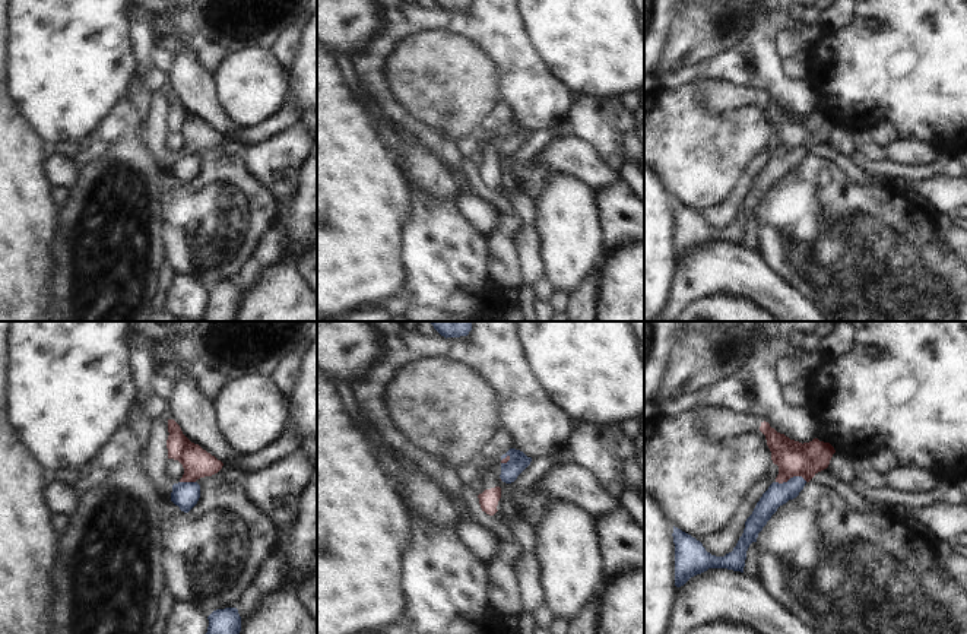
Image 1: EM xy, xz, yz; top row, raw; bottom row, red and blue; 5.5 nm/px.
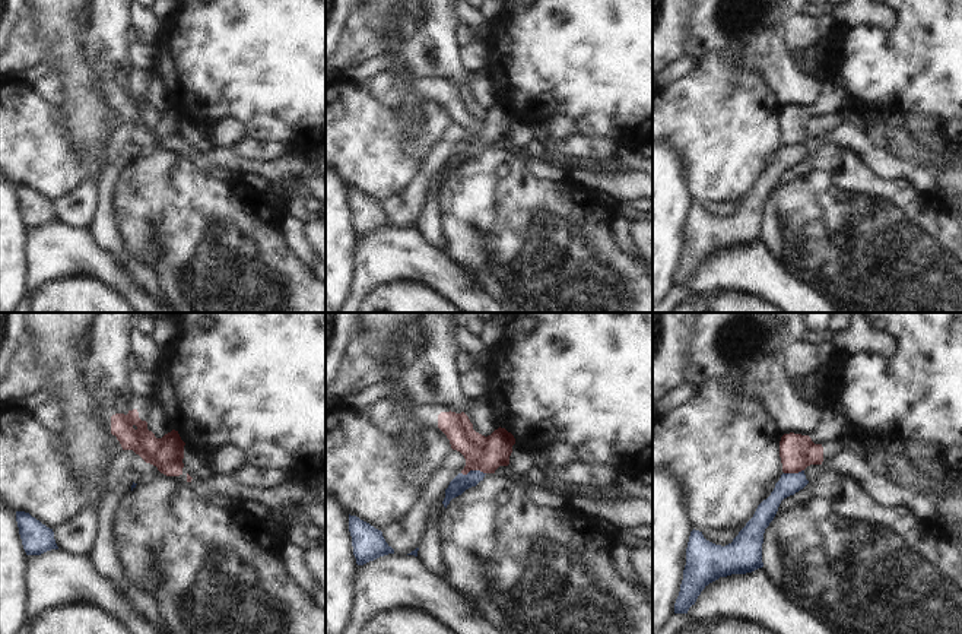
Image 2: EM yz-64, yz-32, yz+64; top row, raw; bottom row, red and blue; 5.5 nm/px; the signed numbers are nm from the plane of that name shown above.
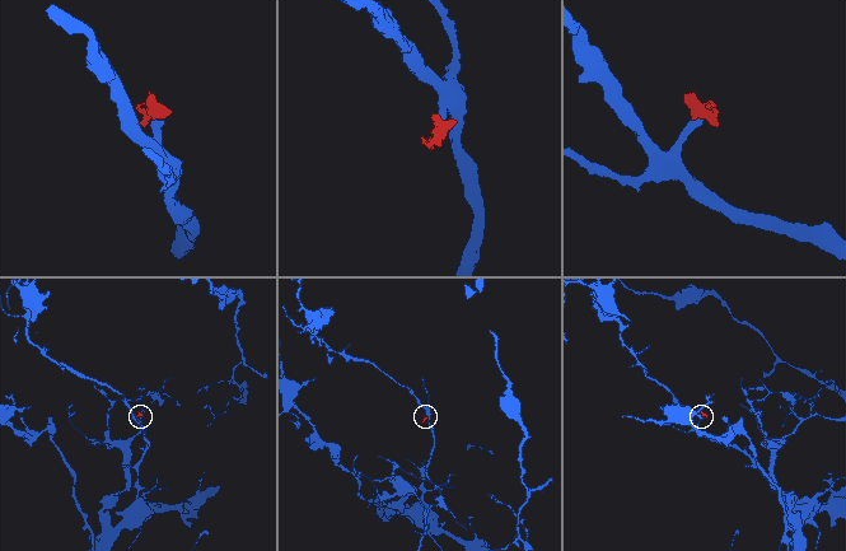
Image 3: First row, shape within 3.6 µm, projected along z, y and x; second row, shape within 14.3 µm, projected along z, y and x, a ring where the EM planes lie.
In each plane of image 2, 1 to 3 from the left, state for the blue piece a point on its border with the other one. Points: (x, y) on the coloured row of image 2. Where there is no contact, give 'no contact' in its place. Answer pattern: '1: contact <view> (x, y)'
1: no contact
2: contact yz-32 (473, 469)
3: contact yz+64 (793, 472)

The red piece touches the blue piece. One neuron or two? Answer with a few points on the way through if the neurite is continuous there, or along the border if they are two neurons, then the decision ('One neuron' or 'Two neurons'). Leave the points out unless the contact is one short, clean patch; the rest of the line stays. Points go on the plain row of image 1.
Boundary: yz (807, 154), (801, 149), (790, 149), (786, 154), (776, 155). Two neurons

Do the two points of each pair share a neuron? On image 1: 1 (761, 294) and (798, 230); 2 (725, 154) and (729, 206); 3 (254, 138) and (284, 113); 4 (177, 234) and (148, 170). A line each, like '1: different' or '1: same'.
1: different
2: different
3: same
4: different

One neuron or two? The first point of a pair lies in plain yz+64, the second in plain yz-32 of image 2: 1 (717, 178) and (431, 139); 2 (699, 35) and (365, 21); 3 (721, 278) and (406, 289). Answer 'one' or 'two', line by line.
1: one
2: one
3: two

